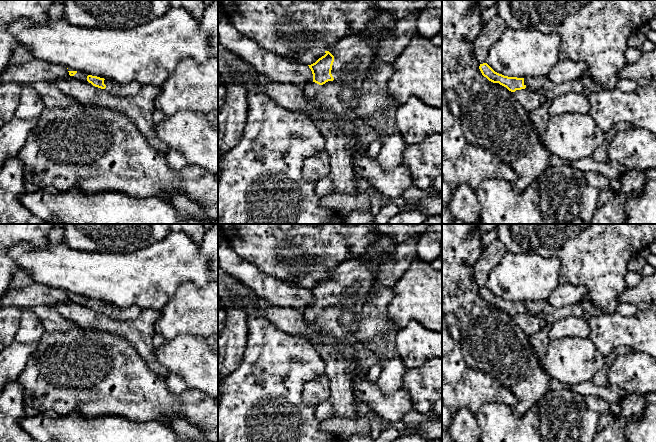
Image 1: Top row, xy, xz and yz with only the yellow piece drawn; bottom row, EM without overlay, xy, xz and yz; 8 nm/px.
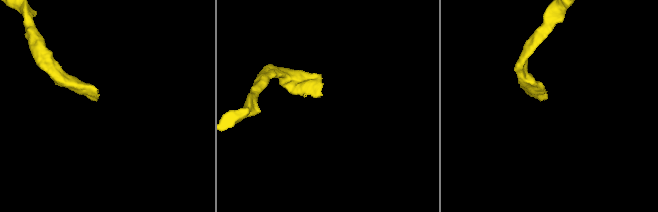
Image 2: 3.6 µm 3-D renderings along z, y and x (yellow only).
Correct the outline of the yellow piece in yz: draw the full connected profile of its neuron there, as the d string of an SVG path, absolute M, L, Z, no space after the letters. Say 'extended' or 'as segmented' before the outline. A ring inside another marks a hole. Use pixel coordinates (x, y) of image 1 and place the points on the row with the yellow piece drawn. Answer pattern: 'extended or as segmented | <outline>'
extended | M487 63L480 64L479 69L484 77L493 83L499 83L509 91L529 89L533 92L542 93L547 100L563 95L565 93L576 92L585 94L587 91L602 91L603 87L597 84L591 76L567 81L562 84L553 83L547 76L517 78L508 77L495 72Z

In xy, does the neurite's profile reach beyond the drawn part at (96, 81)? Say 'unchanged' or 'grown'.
grown

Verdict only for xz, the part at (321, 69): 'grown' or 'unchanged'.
grown

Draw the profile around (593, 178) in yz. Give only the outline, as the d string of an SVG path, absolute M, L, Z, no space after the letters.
M586 171L583 172L584 178L587 183L593 187L596 187L600 190L609 188L609 180L606 176L600 174L596 171Z

